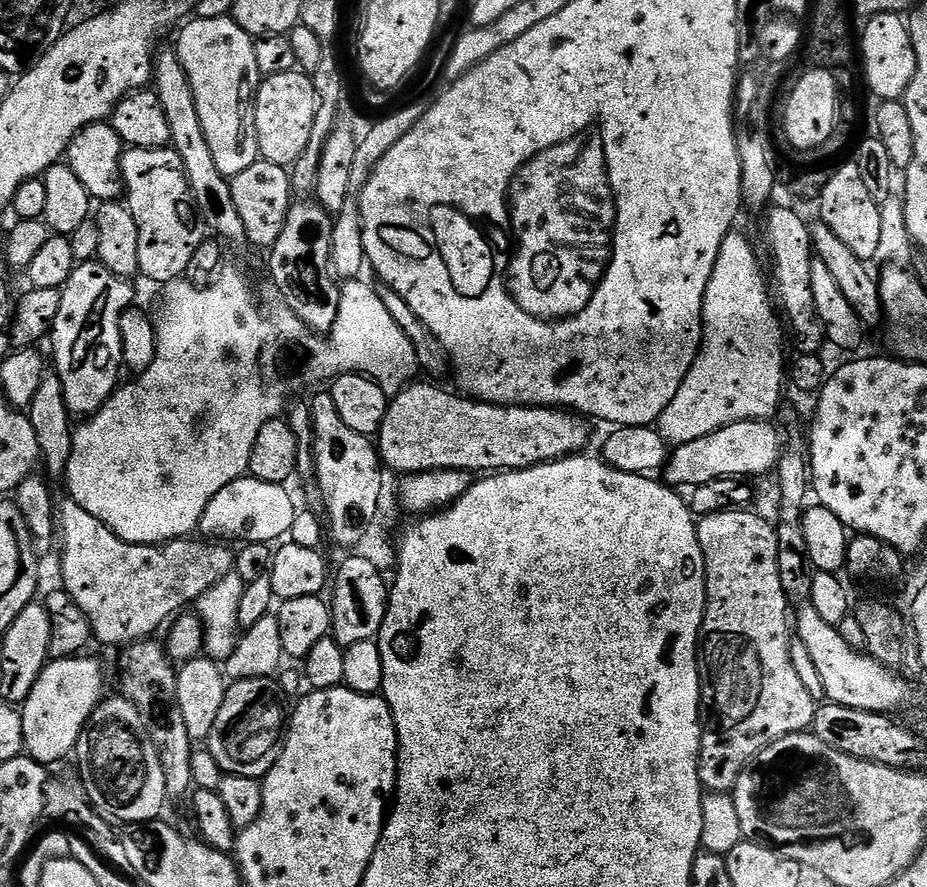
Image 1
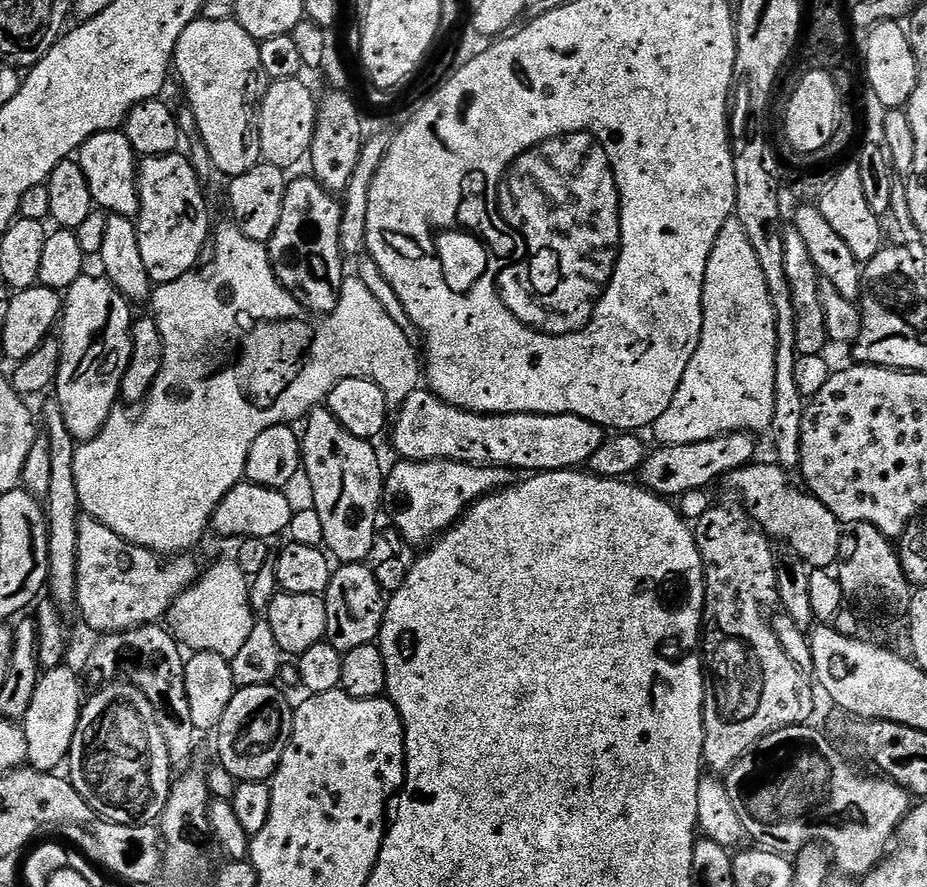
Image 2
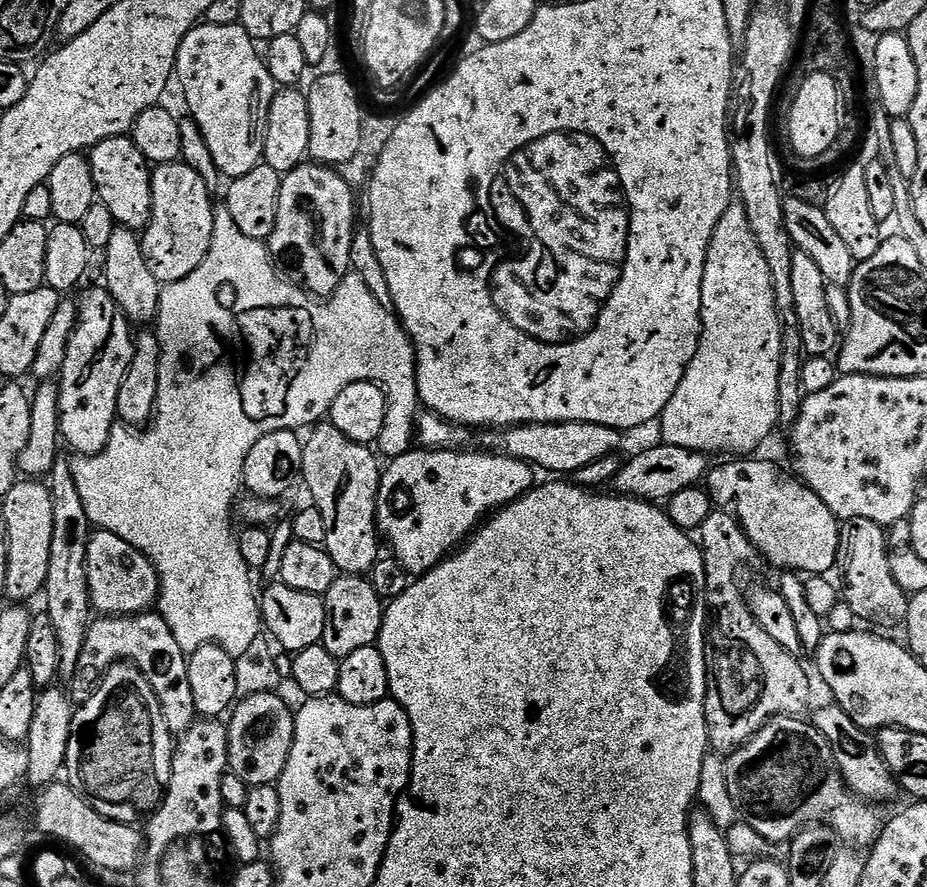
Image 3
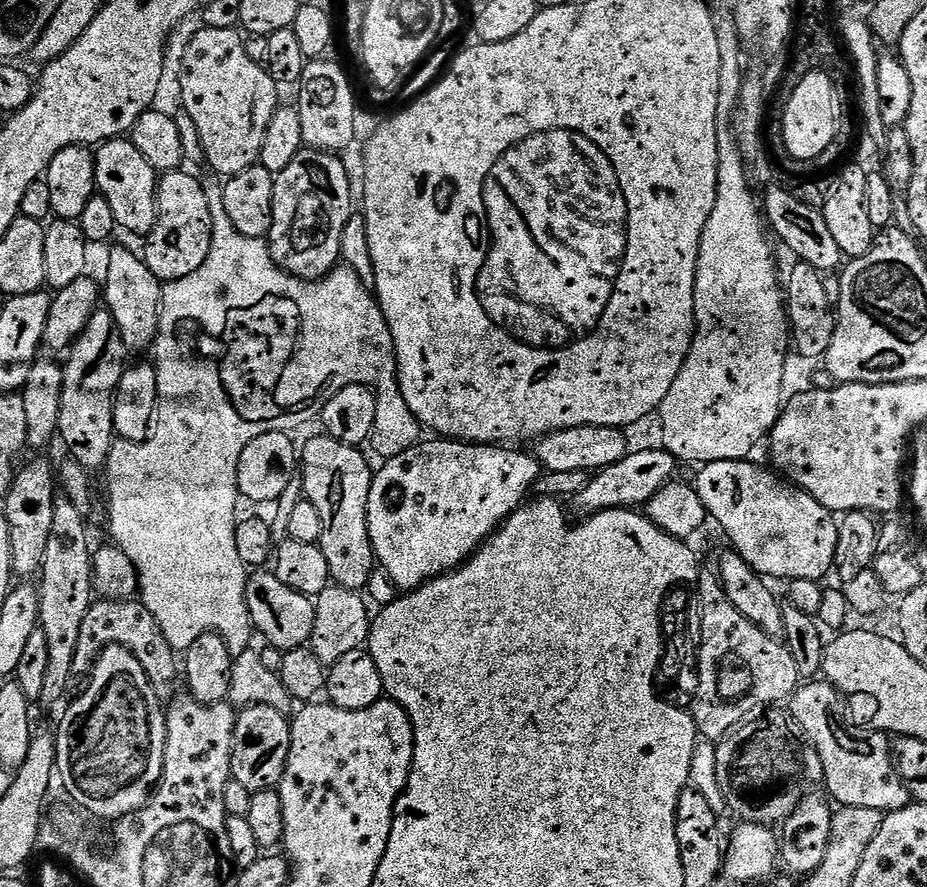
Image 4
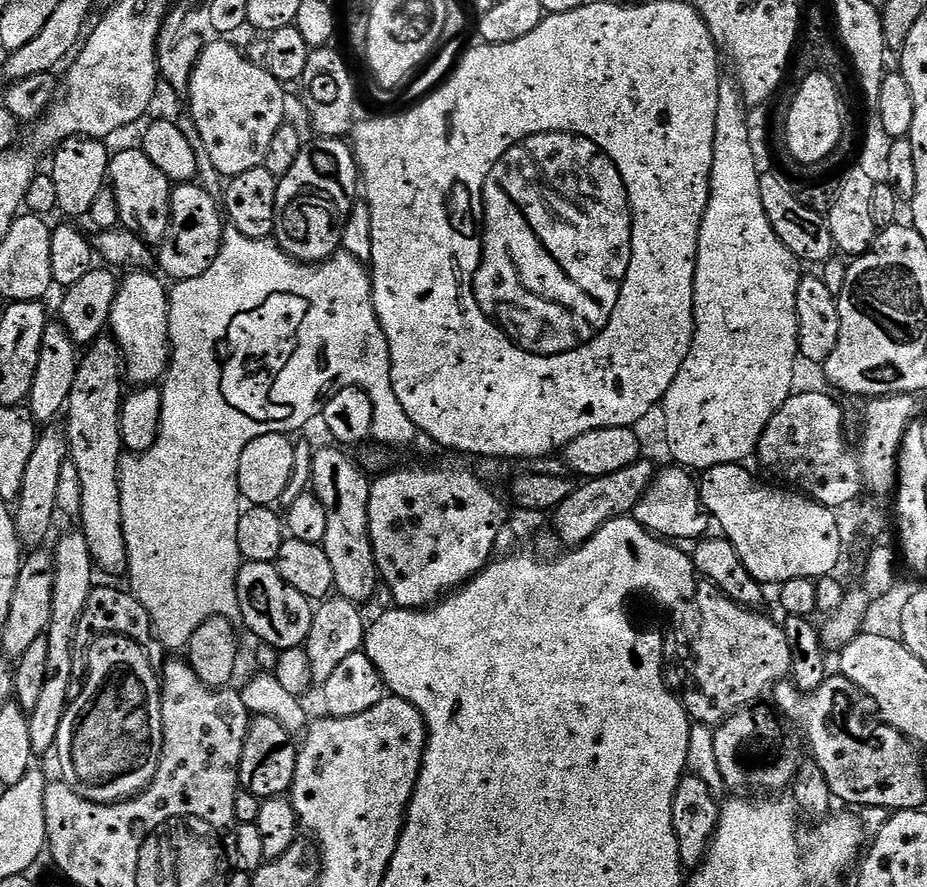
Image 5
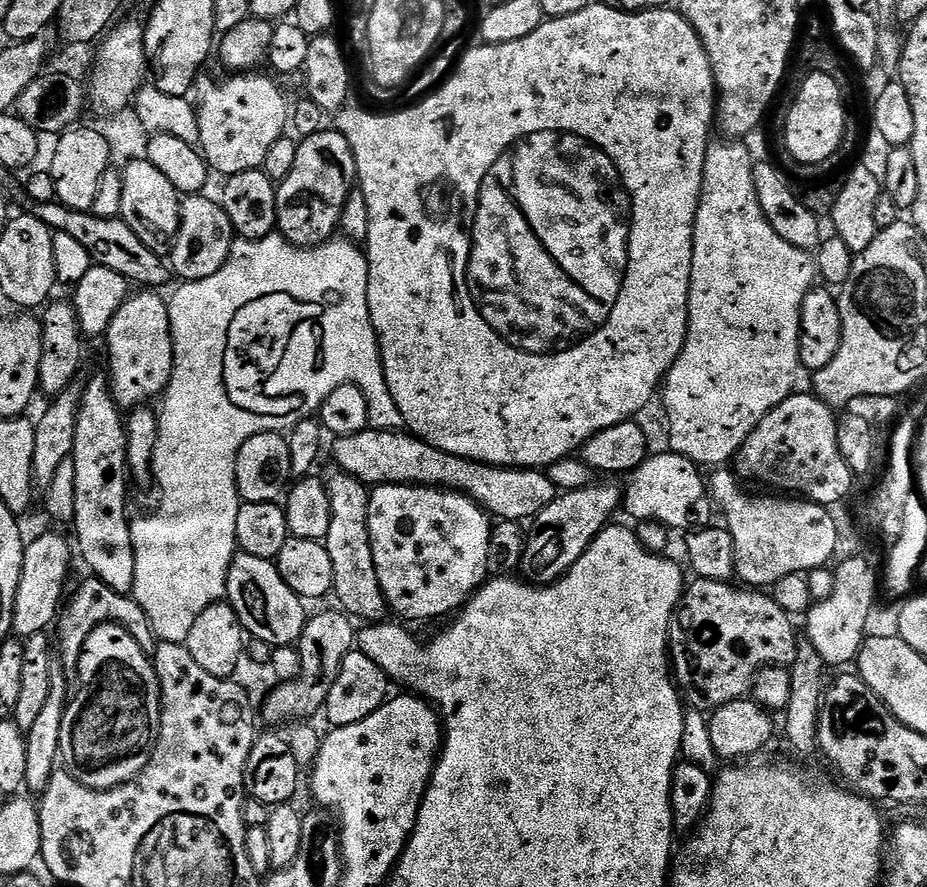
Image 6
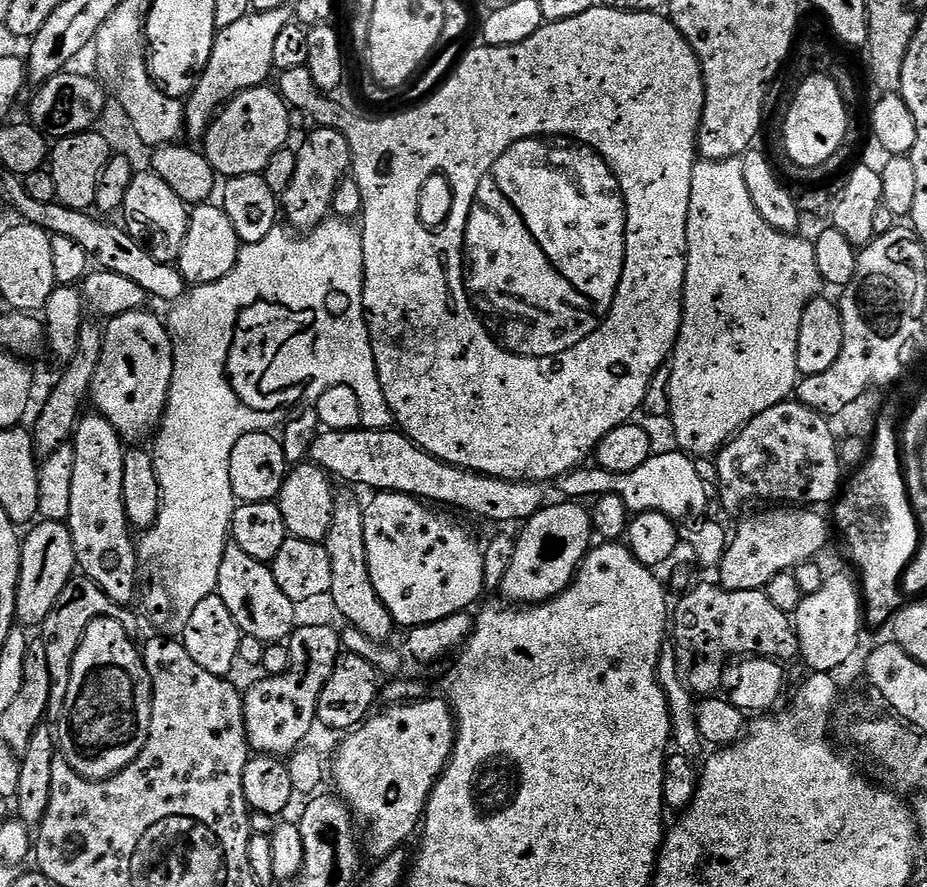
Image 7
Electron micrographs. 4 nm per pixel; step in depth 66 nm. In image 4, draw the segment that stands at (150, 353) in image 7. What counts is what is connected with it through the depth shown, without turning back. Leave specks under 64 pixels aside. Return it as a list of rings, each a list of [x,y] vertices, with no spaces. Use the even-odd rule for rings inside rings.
[[[116,248],[108,256],[108,273],[102,279],[102,300],[124,339],[124,346],[151,349],[160,325],[162,281],[145,266],[143,259],[128,248]]]

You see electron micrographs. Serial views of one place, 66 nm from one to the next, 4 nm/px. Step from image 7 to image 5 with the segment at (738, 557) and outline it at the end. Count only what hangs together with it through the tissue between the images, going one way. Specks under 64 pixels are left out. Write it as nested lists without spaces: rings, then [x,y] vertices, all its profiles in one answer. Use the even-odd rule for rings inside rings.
[[[724,463],[703,469],[698,483],[704,509],[722,528],[744,568],[764,585],[831,575],[844,552],[833,509],[811,497],[762,484],[745,465]]]

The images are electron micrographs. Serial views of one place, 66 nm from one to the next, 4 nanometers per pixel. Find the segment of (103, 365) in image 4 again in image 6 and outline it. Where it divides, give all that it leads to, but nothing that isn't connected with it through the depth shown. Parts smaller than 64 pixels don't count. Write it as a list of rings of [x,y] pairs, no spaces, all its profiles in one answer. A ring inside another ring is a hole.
[[[107,375],[87,381],[78,410],[78,430],[71,454],[72,489],[74,490],[75,547],[91,575],[106,582],[110,590],[131,593],[134,586],[134,546],[128,516],[127,434],[125,417],[116,407]]]

